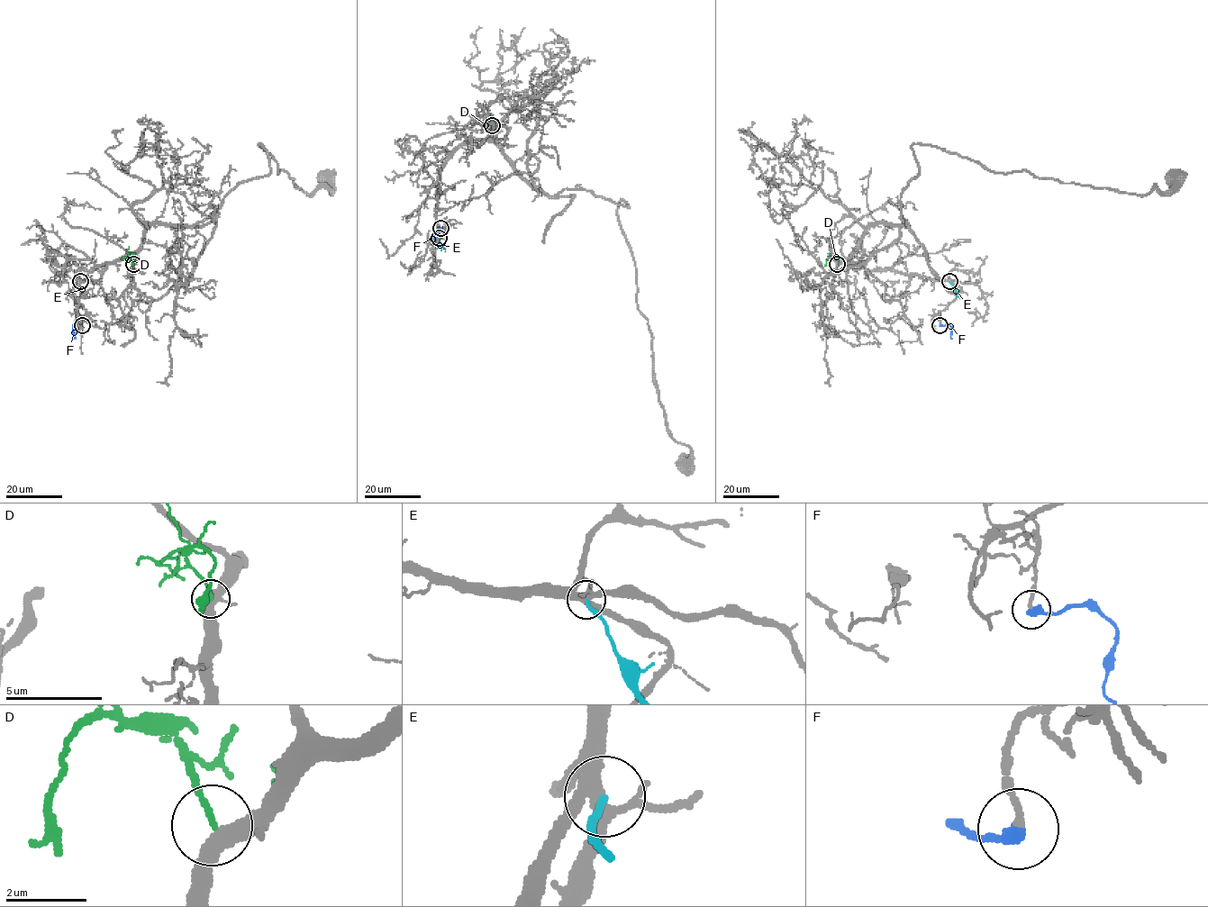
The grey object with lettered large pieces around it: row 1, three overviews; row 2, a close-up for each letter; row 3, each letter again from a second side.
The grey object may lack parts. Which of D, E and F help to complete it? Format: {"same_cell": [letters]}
{"same_cell": ["D", "F"]}

